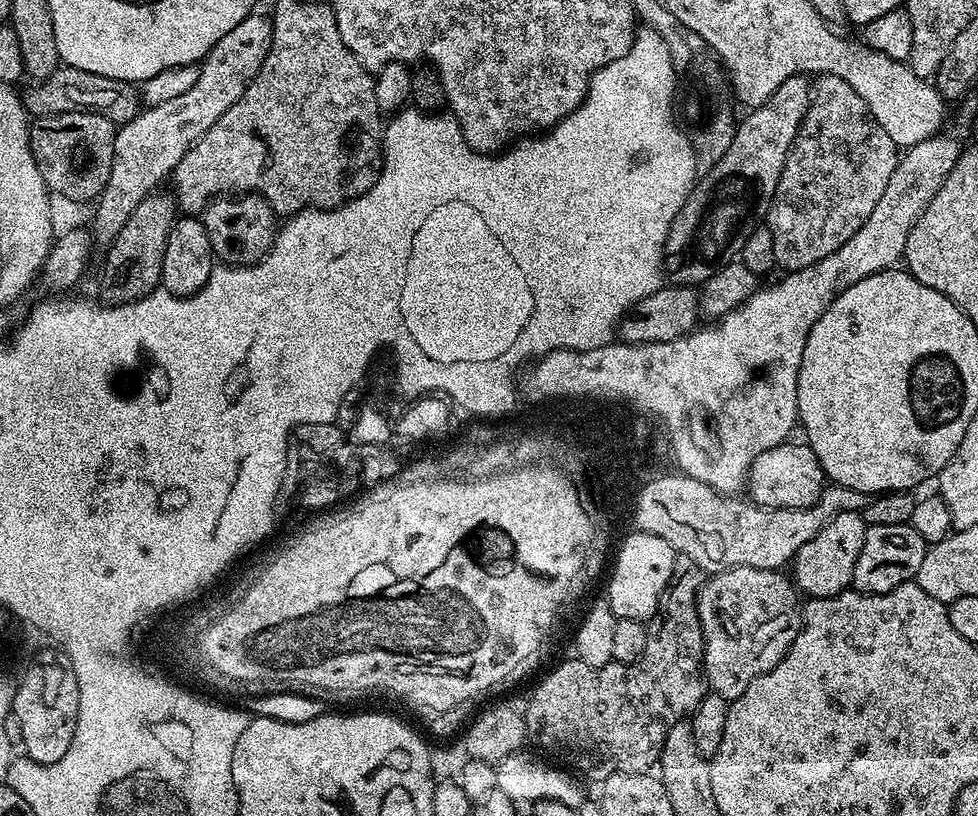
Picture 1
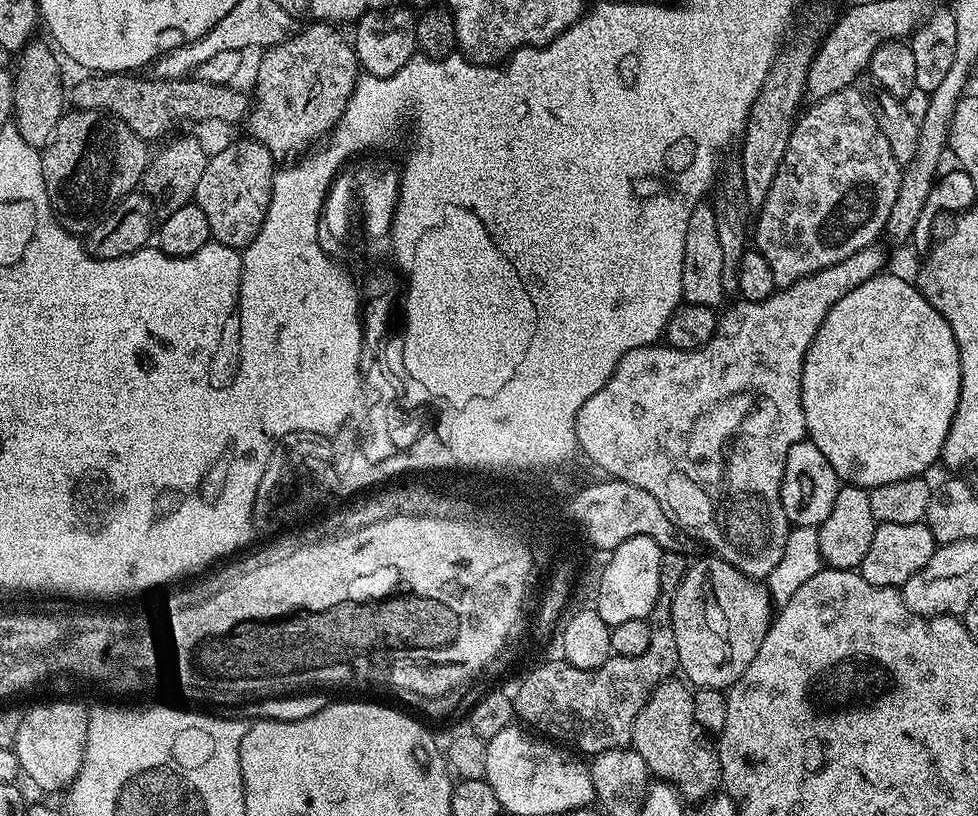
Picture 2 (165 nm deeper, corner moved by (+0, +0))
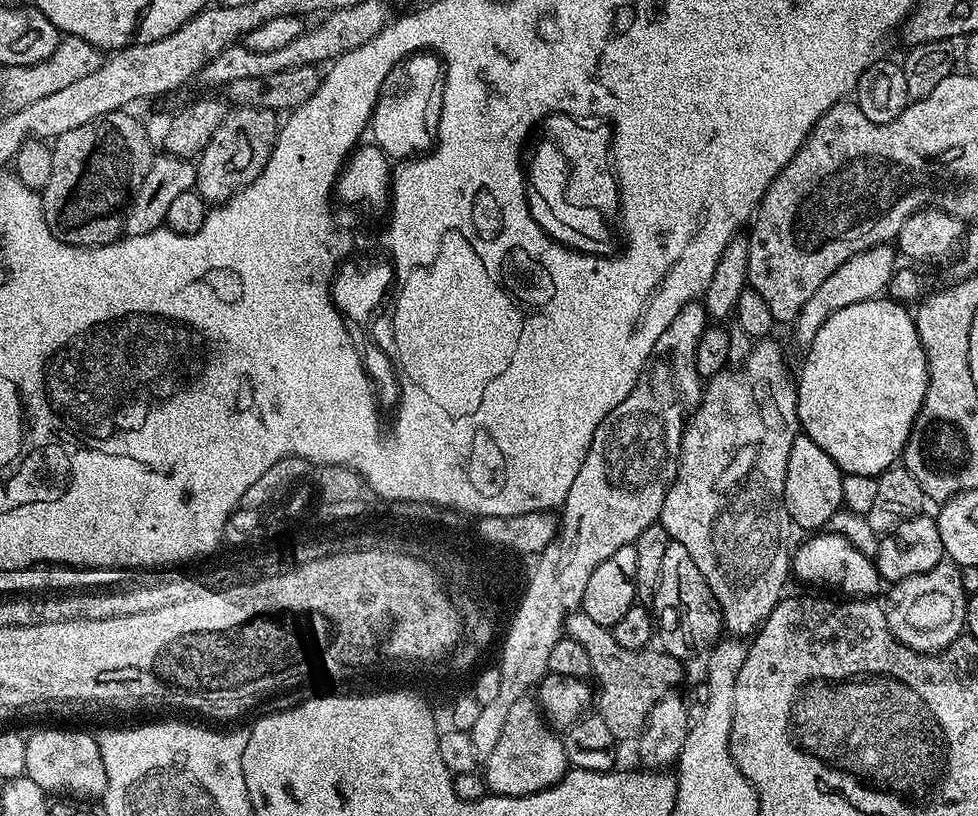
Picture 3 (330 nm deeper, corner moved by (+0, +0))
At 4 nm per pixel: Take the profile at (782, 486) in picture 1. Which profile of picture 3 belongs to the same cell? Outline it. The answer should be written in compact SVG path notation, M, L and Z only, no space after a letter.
M798 434L794 438L794 446L790 446L790 462L786 462L786 486L784 487L784 505L790 514L793 525L797 529L823 529L836 513L841 511L844 502L844 495L842 494L843 481L844 476L840 467L832 461L830 454L826 454L826 450L822 450L822 446L818 446L818 442L814 442L810 437Z

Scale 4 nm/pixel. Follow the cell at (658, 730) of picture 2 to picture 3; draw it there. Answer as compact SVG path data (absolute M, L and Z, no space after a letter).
M582 610L571 612L568 616L566 636L567 639L578 642L578 646L582 646L586 654L590 654L591 679L598 685L594 692L594 704L602 722L606 722L613 741L635 741L644 730L652 705L661 696L679 689L676 687L684 680L681 657L671 656L663 650L652 652L653 650L620 648L618 642L614 642L611 631L598 626L598 622L594 622L594 618L590 618Z

